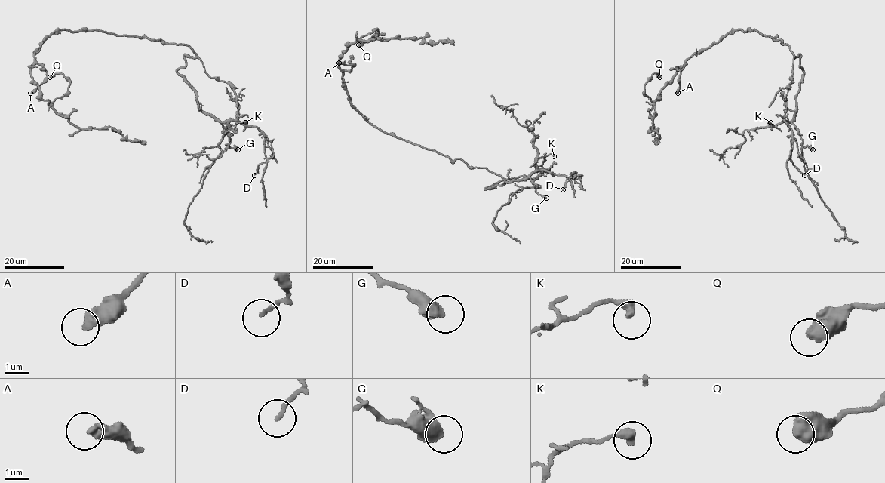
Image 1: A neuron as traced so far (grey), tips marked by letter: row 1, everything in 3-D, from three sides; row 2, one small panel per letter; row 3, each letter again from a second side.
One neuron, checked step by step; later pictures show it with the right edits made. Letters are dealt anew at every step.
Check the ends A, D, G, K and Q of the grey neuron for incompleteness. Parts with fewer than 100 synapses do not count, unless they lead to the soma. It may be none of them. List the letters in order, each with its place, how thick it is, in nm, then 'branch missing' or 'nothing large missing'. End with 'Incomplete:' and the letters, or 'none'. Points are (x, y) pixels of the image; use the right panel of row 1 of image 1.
A: (677, 93) | 420 nm | nothing large missing
D: (804, 175) | 140 nm | nothing large missing
G: (812, 149) | 600 nm | nothing large missing
K: (770, 122) | 360 nm | nothing large missing
Q: (659, 77) | 700 nm | nothing large missing
Incomplete: none

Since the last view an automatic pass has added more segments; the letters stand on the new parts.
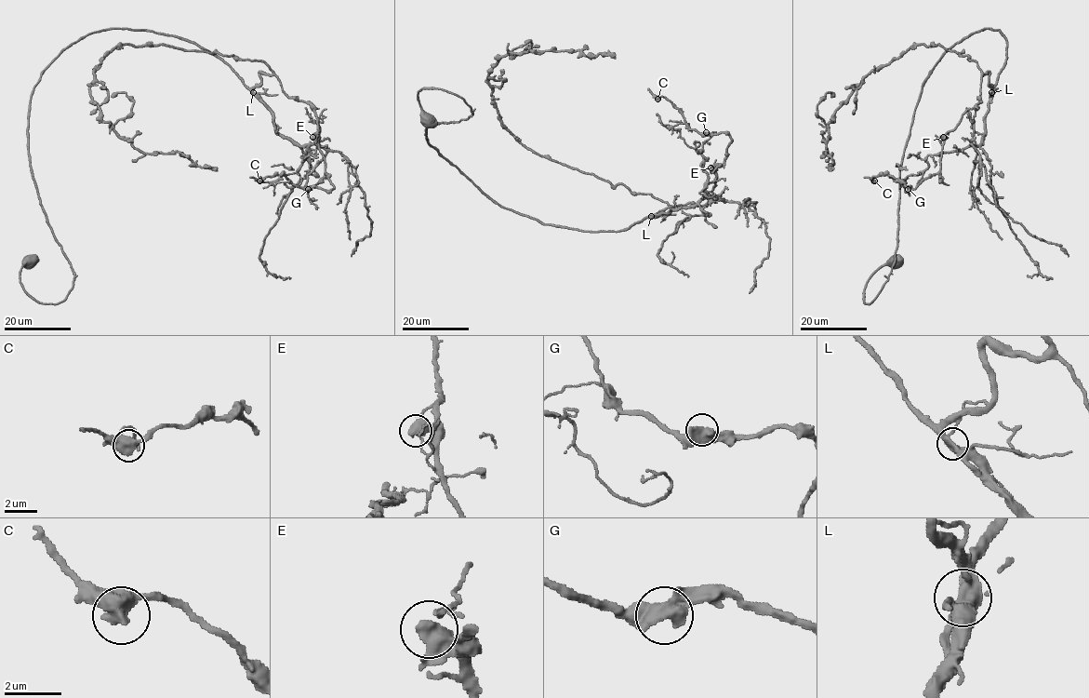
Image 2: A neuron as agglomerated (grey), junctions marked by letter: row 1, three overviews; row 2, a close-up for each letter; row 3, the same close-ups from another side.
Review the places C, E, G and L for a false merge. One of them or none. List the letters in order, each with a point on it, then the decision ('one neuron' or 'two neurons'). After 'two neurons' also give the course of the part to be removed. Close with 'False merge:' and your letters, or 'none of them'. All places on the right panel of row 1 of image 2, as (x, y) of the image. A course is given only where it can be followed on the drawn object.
C: (874, 181) | one neuron
E: (943, 137) | one neuron
G: (908, 189) | one neuron
L: (991, 92) | one neuron
False merge: none of them

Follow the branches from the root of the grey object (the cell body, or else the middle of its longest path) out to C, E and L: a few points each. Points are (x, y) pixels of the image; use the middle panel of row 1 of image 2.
C: (426, 124), (421, 88), (461, 97), (473, 114), (426, 137), (492, 200), (620, 231), (706, 194), (657, 99)
E: (426, 124), (421, 88), (461, 97), (473, 114), (428, 141), (502, 207), (586, 231), (705, 205), (710, 167)
L: (426, 124), (421, 88), (464, 100), (473, 114), (429, 124), (428, 141), (505, 208), (586, 231), (651, 216)

